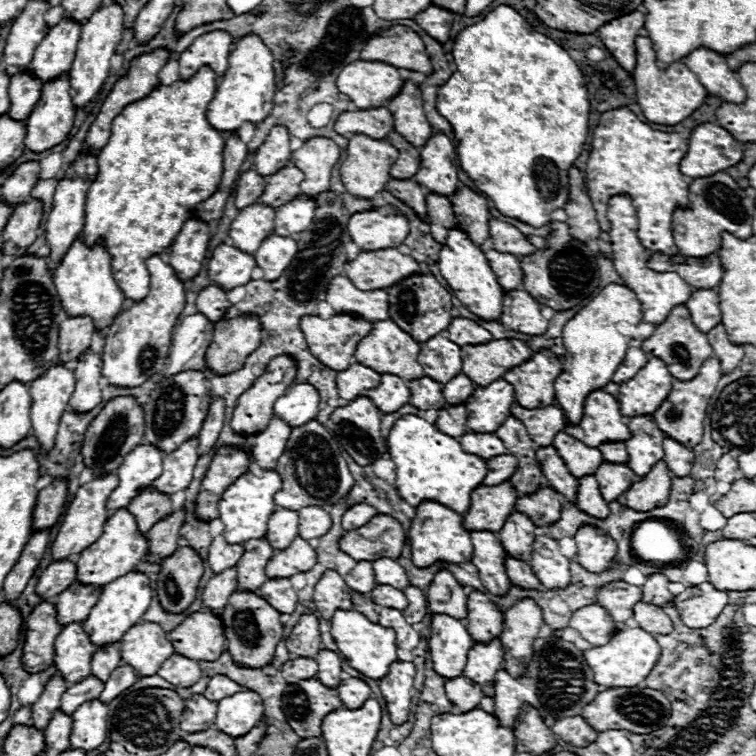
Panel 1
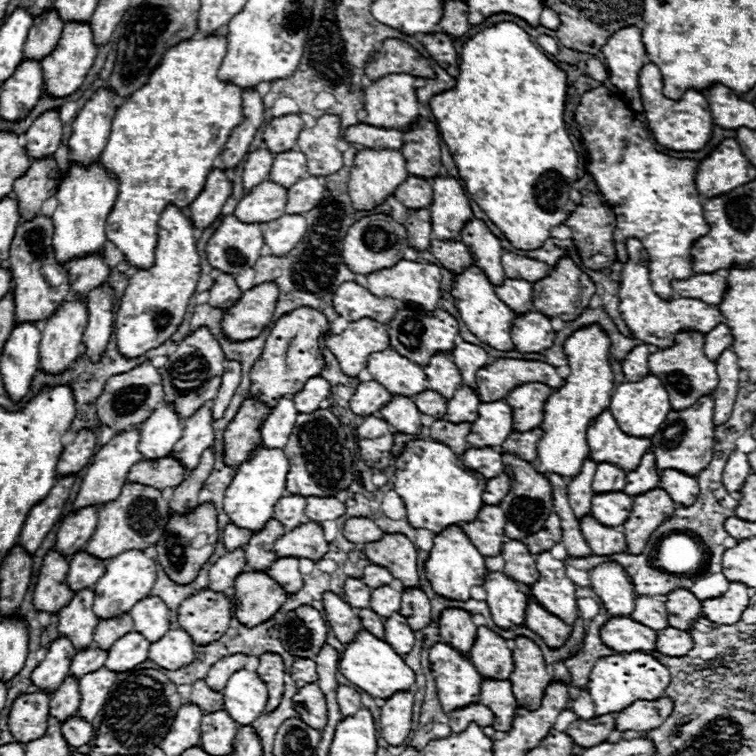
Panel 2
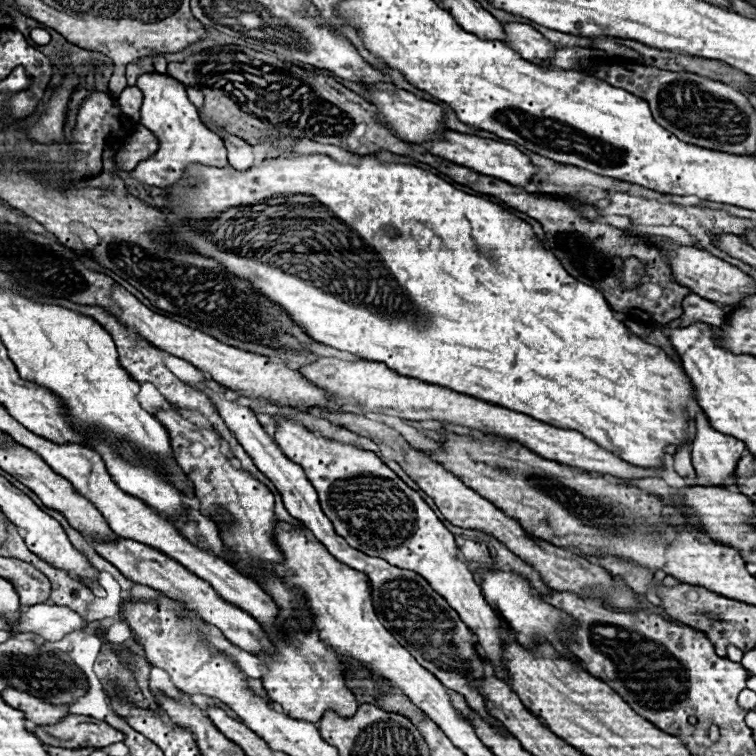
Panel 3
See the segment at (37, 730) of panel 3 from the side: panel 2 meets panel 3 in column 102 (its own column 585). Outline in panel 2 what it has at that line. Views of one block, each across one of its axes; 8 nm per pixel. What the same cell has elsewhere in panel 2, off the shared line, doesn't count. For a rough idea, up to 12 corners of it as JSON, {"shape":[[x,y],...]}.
{"shape":[[616,714],[576,720],[566,734],[590,748],[616,730]]}

